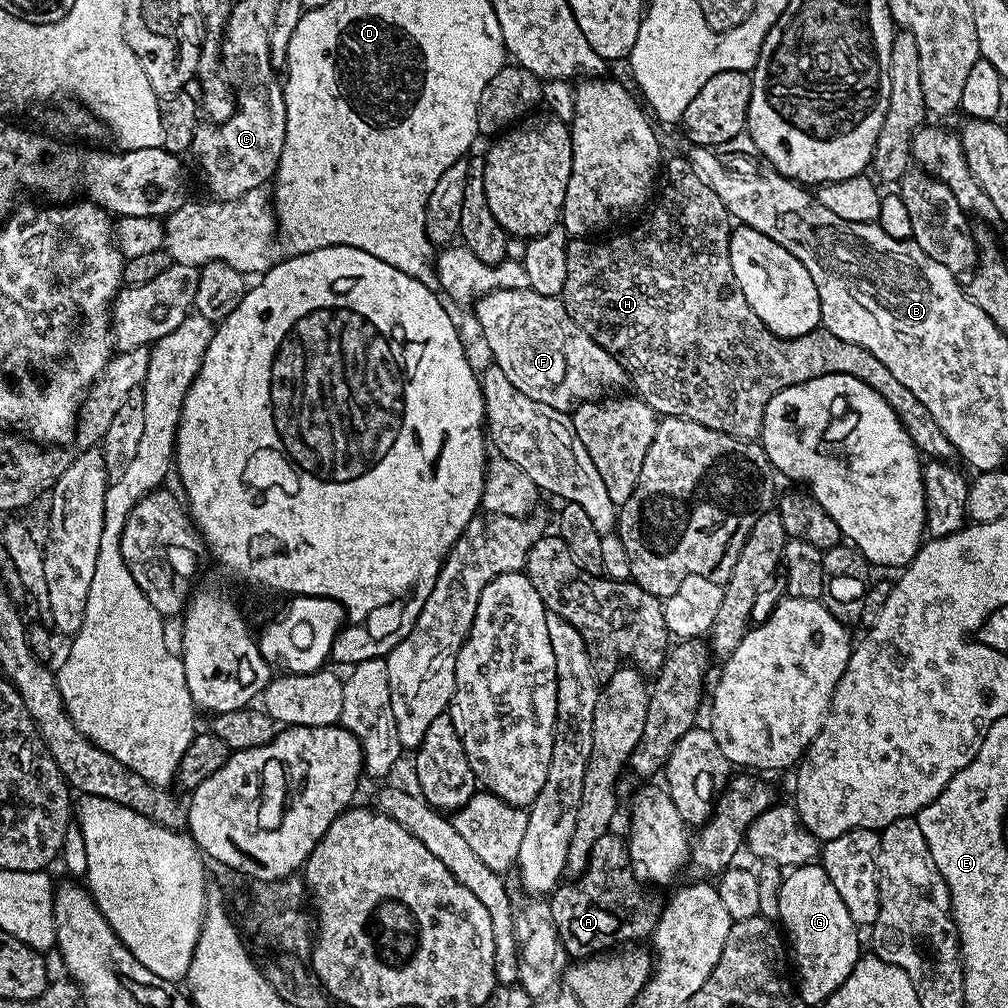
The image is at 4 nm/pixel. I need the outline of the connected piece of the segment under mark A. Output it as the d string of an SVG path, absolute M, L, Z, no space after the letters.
M609 830L602 838L598 838L598 842L594 842L588 865L573 879L576 880L573 884L561 883L551 893L554 926L558 926L569 957L587 958L607 953L617 947L616 936L620 940L628 940L624 942L632 942L635 941L632 940L635 936L647 937L653 927L658 908L650 901L637 902L636 917L633 920L631 906L620 901L638 899L642 884L630 867L625 837L615 836L614 833L615 831Z

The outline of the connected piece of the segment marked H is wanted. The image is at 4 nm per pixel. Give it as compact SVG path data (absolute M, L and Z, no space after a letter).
M683 155L674 157L669 164L667 161L666 172L667 168L668 181L665 182L664 189L661 190L660 197L656 200L656 209L649 214L648 220L642 221L637 226L636 232L630 233L629 236L616 236L613 240L600 240L597 244L592 238L572 238L568 241L568 253L566 254L566 286L562 297L564 308L570 314L570 318L574 318L574 322L578 322L578 326L583 332L590 334L590 338L594 338L594 342L598 342L598 346L602 346L614 359L619 360L620 365L626 369L626 376L630 384L632 380L633 386L636 387L635 395L646 401L661 417L684 416L710 430L737 436L740 440L755 441L762 432L762 418L766 414L766 406L770 402L770 398L774 398L774 394L778 394L790 386L798 386L802 382L810 382L814 378L822 378L826 374L850 374L850 378L858 378L858 382L866 382L866 386L870 386L870 390L874 390L878 394L882 394L882 398L886 398L886 402L895 410L902 426L910 434L917 452L933 460L951 461L956 456L956 448L950 442L950 438L946 438L946 434L942 434L942 426L938 426L938 422L934 422L930 410L926 410L926 406L922 406L922 402L918 402L918 398L914 398L913 392L908 387L902 386L902 382L898 382L898 378L894 378L894 374L890 374L890 369L882 366L882 362L878 362L878 358L874 358L874 354L870 354L870 350L866 350L854 342L846 342L842 338L837 338L835 334L830 334L822 326L814 329L810 334L802 334L798 338L785 340L782 336L775 336L764 325L762 318L758 318L758 314L754 314L754 310L750 310L750 302L746 302L746 294L742 294L742 286L738 286L738 278L734 278L734 270L730 266L728 237L732 234L733 225L730 223L726 206L722 206L722 198L718 198L718 194L714 194L714 190L710 190L710 186L706 186L706 182L702 182L702 178L698 178L698 174L690 167Z

